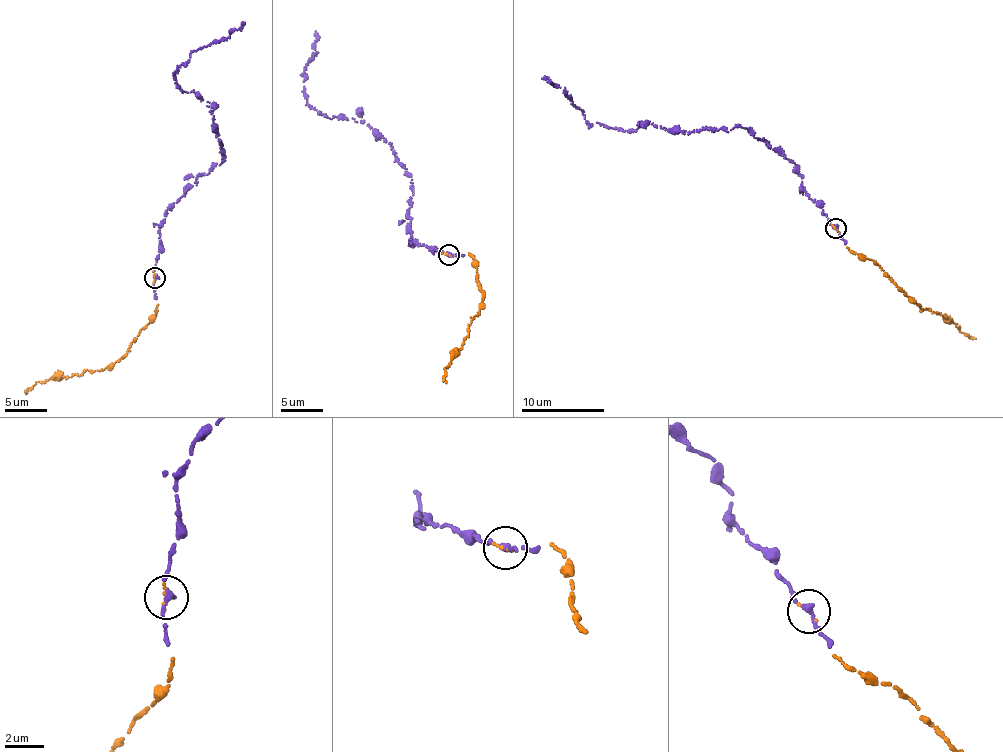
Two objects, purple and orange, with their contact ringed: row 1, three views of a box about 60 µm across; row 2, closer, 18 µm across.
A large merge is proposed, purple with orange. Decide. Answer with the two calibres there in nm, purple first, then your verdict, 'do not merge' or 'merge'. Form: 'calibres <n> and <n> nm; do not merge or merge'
calibres 240 and 140 nm; merge

